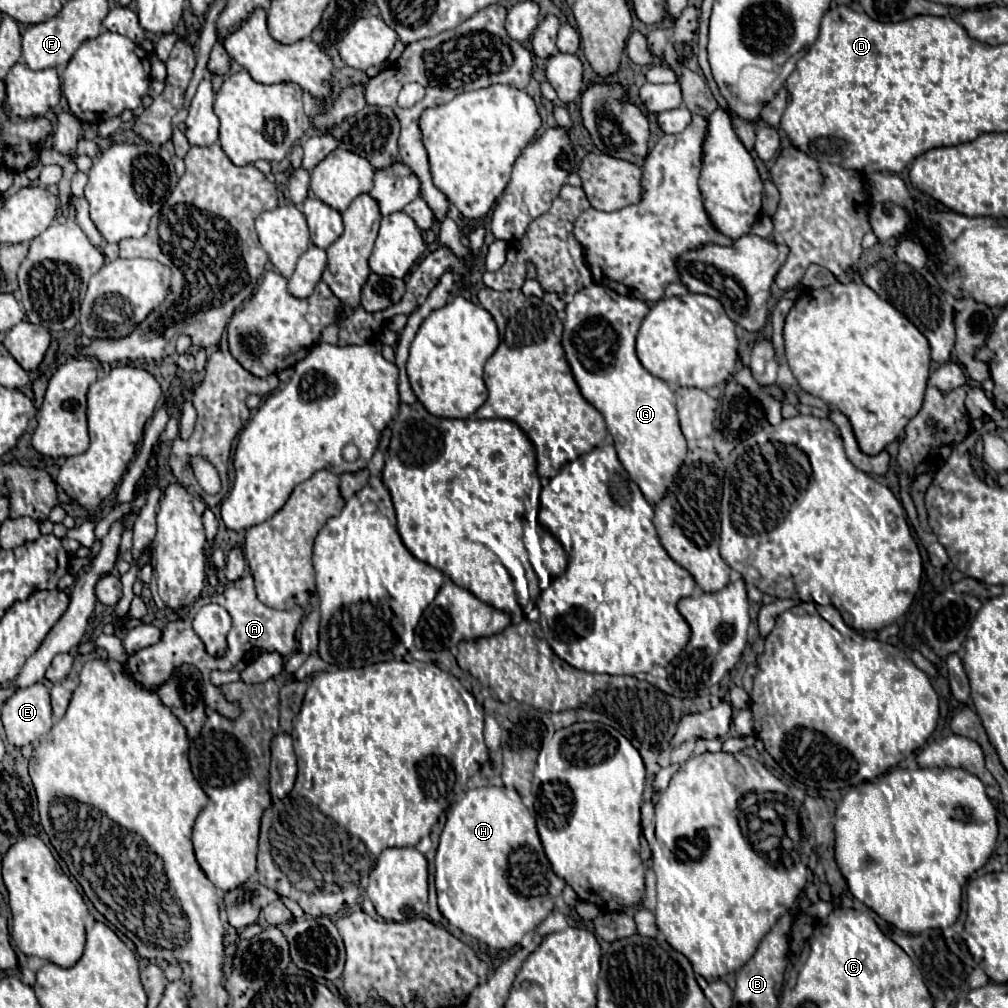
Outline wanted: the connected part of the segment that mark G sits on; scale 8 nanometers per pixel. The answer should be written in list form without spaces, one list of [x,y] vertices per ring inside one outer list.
[[[590,285],[578,291],[574,299],[566,305],[562,347],[582,397],[602,413],[606,427],[614,437],[614,447],[622,467],[628,471],[632,481],[636,481],[636,485],[642,489],[648,503],[654,505],[654,501],[664,497],[668,485],[672,483],[672,477],[676,477],[676,469],[680,469],[680,461],[684,461],[686,439],[680,431],[674,393],[662,379],[650,375],[636,357],[634,341],[648,309],[650,307],[644,301],[622,297],[616,291],[602,285]]]

